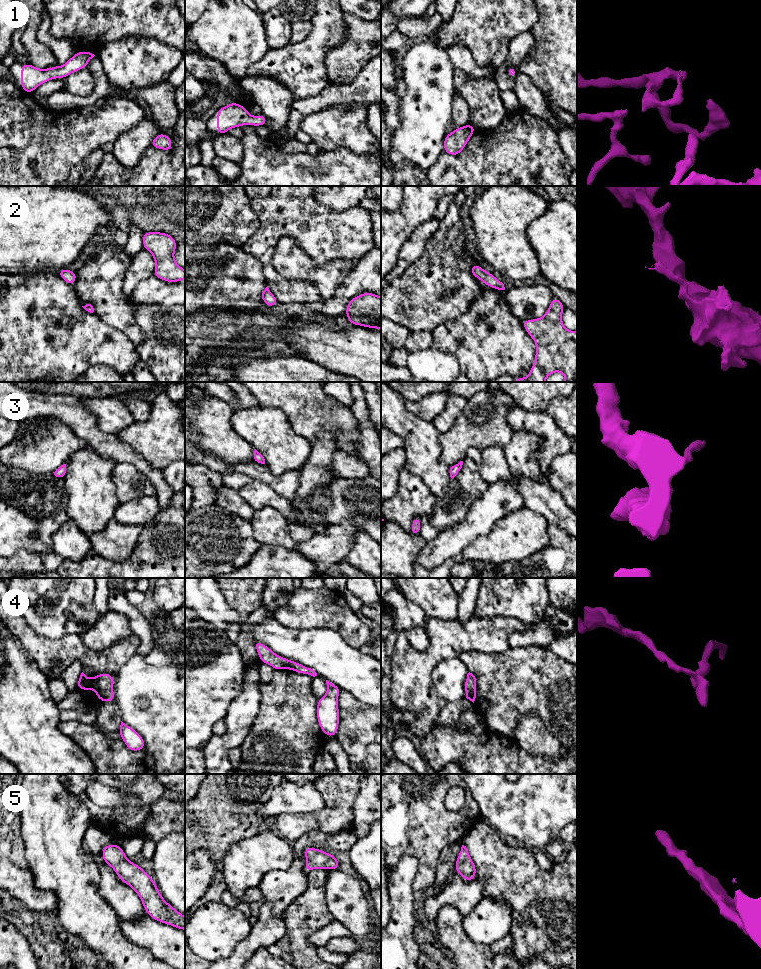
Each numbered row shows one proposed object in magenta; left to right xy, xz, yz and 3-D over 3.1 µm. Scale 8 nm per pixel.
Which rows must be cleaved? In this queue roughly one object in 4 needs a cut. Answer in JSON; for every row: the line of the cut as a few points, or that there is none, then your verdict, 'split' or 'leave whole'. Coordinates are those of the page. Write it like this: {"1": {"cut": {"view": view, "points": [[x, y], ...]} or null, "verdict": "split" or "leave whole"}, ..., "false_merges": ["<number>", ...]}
{"1": {"cut": null, "verdict": "leave whole"}, "2": {"cut": null, "verdict": "leave whole"}, "3": {"cut": null, "verdict": "leave whole"}, "4": {"cut": null, "verdict": "leave whole"}, "5": {"cut": null, "verdict": "leave whole"}, "false_merges": []}

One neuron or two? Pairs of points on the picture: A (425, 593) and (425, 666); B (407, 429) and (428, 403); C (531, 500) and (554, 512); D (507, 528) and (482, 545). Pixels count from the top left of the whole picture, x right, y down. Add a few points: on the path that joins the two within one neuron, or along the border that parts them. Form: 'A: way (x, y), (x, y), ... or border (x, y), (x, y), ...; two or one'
A: border (426, 616), (449, 620); two
B: border (404, 401), (404, 405), (410, 411), (431, 422); two
C: way (537, 500), (542, 500), (548, 506); one
D: way (501, 534), (488, 545); one

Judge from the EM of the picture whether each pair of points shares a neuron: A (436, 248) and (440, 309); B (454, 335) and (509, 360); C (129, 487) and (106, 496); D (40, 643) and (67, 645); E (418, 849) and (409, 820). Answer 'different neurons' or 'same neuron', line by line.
A: same neuron
B: same neuron
C: different neurons
D: same neuron
E: same neuron

